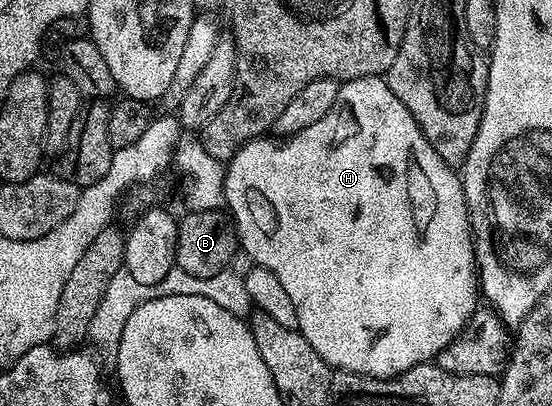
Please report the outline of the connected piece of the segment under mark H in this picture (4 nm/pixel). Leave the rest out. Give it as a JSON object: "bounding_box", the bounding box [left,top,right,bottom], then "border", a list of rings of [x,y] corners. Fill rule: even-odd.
{"bounding_box":[225,76,479,377],"border":[[[384,76],[360,77],[354,81],[344,82],[341,85],[339,95],[335,99],[335,104],[332,105],[331,111],[327,111],[327,115],[323,115],[323,119],[315,119],[315,123],[311,123],[311,127],[307,127],[298,133],[288,134],[282,140],[285,141],[282,145],[272,145],[269,140],[268,136],[263,136],[257,137],[254,141],[249,141],[225,165],[225,205],[227,206],[228,216],[231,218],[232,227],[235,230],[236,240],[239,242],[240,252],[243,251],[247,256],[253,257],[251,259],[253,265],[267,267],[269,271],[278,276],[279,283],[283,283],[283,287],[287,287],[287,296],[290,297],[291,303],[297,312],[297,328],[301,330],[301,334],[307,339],[307,343],[311,343],[311,347],[315,347],[315,351],[319,351],[319,355],[334,370],[346,373],[362,373],[364,377],[397,377],[400,373],[407,371],[411,367],[432,362],[436,358],[437,353],[447,343],[451,343],[451,339],[455,339],[461,334],[461,328],[466,325],[469,321],[469,316],[479,307],[477,261],[473,258],[473,233],[469,230],[469,212],[465,206],[460,172],[454,166],[448,165],[439,155],[439,151],[435,151],[435,147],[431,147],[431,143],[425,138],[423,131],[415,123],[411,111],[407,111],[407,107],[403,107],[403,103],[399,103],[398,97],[395,96],[395,91],[391,91],[389,82]]]}

